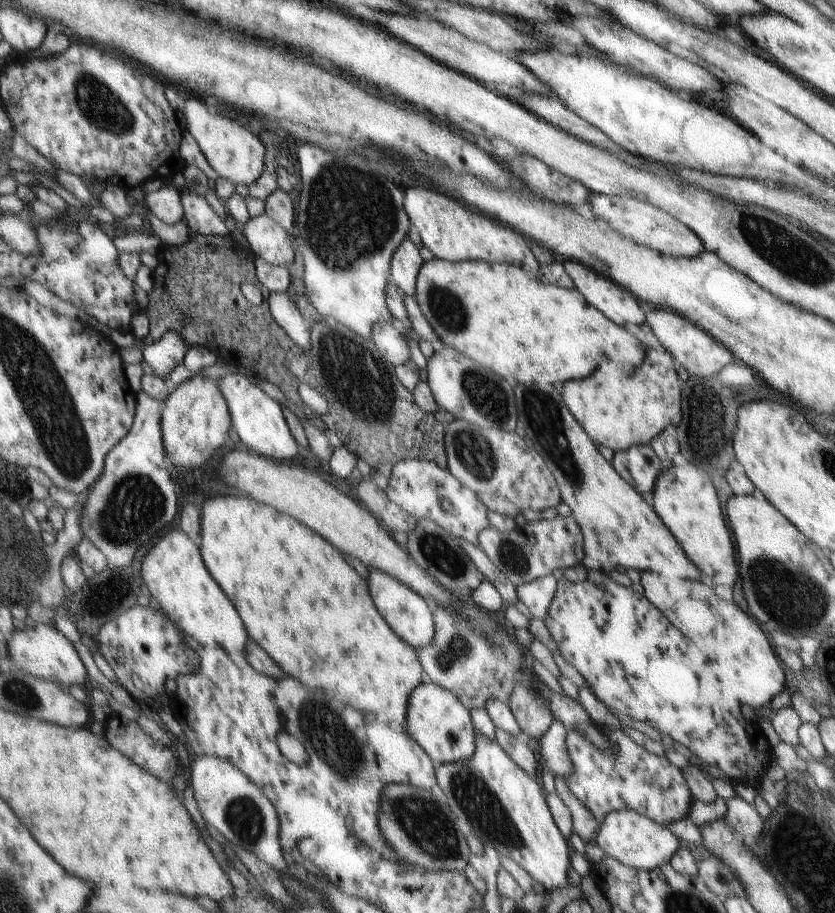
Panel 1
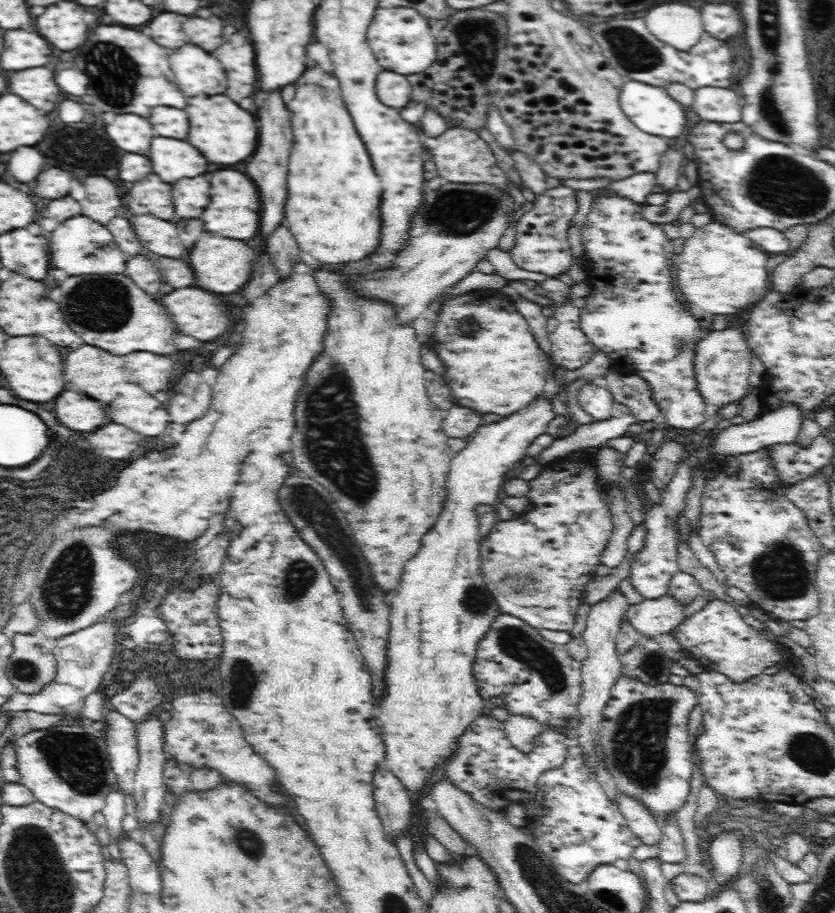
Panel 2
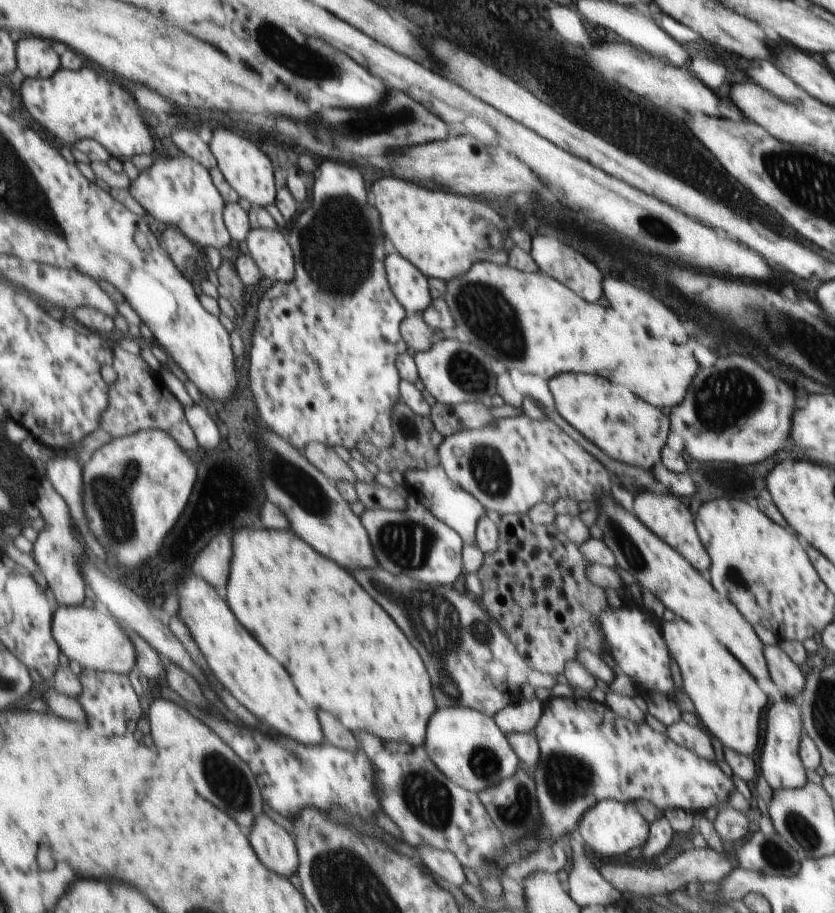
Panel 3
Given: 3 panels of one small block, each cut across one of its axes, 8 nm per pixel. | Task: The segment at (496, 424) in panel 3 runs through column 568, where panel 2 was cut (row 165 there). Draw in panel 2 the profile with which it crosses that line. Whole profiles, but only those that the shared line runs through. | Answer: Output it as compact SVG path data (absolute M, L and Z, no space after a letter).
M447 128L440 136L425 138L424 141L439 176L445 178L447 182L495 184L509 190L509 178L498 166L488 143L477 132L472 132L468 128Z

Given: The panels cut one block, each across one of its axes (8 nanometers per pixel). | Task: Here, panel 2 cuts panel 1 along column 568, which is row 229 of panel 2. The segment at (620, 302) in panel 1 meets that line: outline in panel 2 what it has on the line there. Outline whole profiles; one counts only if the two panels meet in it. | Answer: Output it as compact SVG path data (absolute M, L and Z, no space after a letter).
M280 92L256 94L256 96L272 96L272 98L266 100L266 104L258 108L260 142L254 156L246 162L246 174L254 180L254 184L260 190L262 234L270 236L282 224L282 218L284 218L282 208L286 204L286 160L290 158L290 150L292 150L292 126L290 126L290 112L286 110L282 102Z

